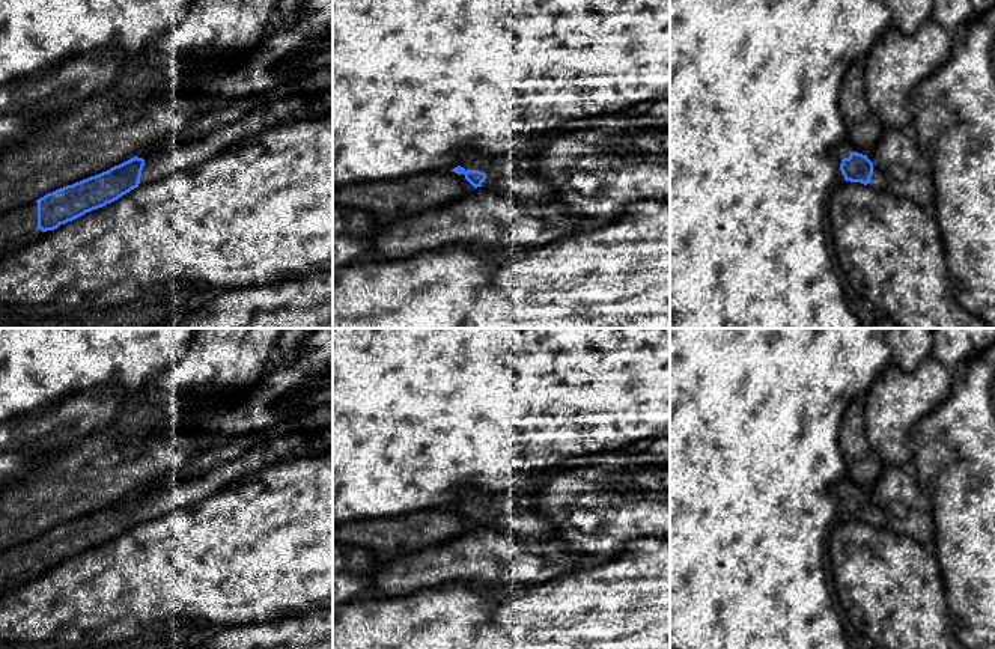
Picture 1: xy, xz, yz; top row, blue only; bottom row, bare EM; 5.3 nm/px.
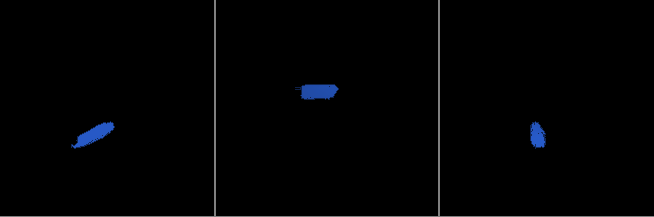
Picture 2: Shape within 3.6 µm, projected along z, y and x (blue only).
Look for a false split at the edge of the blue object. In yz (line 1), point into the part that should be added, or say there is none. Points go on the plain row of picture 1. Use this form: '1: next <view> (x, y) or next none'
1: next yz (878, 518)

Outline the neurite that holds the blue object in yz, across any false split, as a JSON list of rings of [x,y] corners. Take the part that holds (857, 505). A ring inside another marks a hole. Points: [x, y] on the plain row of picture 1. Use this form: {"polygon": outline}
{"polygon": [[[850,489],[841,497],[840,507],[846,518],[861,520],[873,527],[888,527],[887,515],[867,492]]]}

